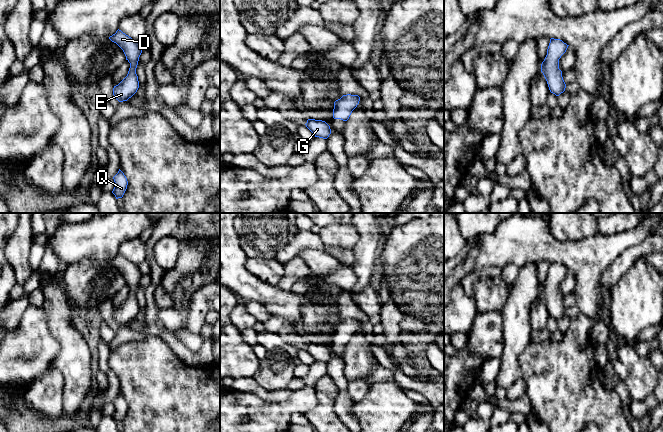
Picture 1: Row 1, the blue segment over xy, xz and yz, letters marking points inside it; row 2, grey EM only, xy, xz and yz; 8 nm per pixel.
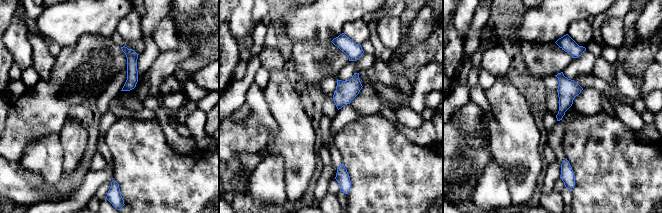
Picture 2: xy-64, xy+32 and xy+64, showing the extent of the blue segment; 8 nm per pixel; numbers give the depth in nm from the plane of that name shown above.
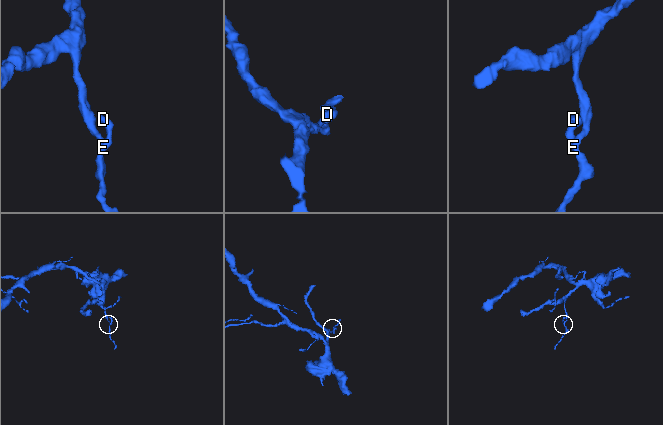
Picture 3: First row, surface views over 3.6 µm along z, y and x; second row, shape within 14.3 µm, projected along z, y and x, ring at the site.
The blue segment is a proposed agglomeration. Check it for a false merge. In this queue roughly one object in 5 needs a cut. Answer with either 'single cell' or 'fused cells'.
single cell

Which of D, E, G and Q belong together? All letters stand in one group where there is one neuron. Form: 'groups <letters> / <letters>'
groups D E G Q

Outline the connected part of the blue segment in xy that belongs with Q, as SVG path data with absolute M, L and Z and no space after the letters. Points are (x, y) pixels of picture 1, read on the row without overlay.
M119 393L118 397L113 401L115 406L115 411L112 417L115 419L116 423L122 422L128 409L128 405L124 397Z

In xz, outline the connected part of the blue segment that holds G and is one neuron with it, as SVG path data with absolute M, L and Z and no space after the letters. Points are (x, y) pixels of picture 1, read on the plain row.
M308 343L305 349L315 361L327 363L331 358L330 350L325 345Z

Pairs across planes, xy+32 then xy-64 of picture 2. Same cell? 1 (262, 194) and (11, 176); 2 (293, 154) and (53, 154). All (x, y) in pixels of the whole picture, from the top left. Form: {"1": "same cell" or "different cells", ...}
{"1": "different cells", "2": "different cells"}

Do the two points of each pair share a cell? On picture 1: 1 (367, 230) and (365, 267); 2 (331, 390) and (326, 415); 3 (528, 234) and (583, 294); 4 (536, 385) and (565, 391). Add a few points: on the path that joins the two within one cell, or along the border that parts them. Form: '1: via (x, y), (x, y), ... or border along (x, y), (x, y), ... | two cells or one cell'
1: via (367, 239), (366, 258) | one cell
2: via (326, 396), (326, 409) | one cell
3: via (547, 247), (562, 252), (583, 275) | one cell
4: via (543, 385), (558, 385) | one cell

